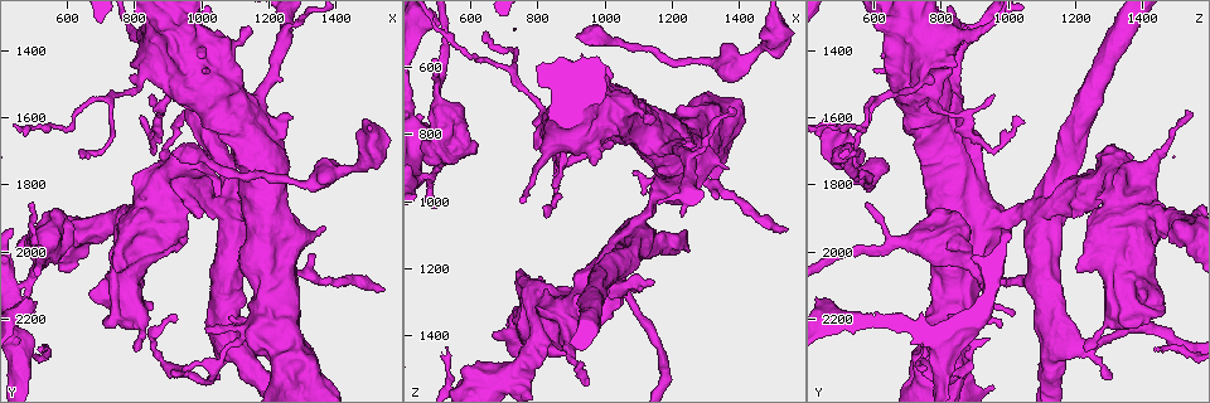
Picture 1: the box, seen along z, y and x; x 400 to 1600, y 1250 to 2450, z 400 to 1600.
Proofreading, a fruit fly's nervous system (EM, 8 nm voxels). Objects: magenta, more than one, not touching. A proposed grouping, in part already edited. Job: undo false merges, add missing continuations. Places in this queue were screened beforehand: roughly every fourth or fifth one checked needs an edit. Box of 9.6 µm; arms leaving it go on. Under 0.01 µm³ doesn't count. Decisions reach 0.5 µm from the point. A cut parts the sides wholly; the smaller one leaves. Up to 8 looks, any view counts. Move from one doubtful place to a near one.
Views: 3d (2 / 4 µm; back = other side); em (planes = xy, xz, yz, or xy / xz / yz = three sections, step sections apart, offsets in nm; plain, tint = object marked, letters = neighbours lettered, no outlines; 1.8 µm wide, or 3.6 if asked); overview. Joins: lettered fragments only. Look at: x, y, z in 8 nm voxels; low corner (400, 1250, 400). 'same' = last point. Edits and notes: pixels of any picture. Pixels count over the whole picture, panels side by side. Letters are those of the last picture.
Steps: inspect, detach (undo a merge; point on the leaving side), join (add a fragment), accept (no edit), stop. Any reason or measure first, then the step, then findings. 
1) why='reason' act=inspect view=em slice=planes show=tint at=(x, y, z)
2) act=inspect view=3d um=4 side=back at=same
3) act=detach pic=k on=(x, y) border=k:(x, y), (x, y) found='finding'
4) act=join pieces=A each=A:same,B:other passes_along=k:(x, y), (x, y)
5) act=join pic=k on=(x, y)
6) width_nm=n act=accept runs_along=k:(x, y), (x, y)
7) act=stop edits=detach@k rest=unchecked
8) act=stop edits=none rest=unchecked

act=inspect view=3d um=4 at=(910, 1700, 510)

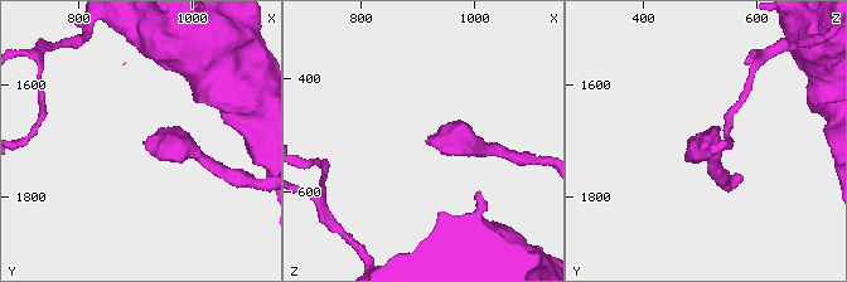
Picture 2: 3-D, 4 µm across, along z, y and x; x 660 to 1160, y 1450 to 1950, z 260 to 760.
act=inspect view=em slice=xz step=16 show=tint at=(915, 1705, 515)

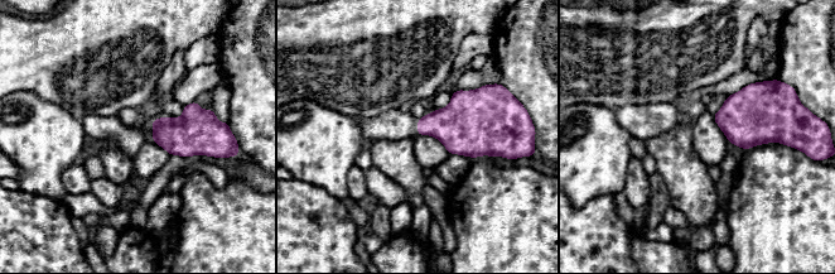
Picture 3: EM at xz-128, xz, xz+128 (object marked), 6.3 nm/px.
why='cut it another way' act=inspect view=em slice=planes show=letters at=same

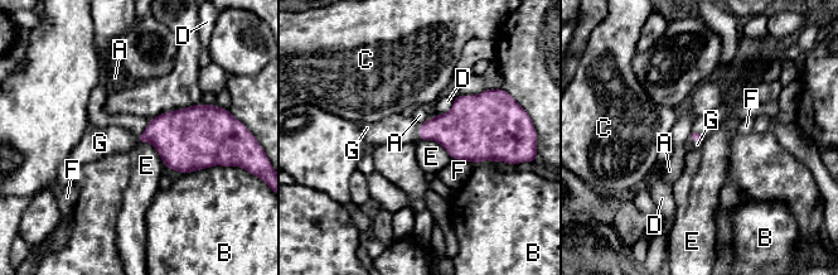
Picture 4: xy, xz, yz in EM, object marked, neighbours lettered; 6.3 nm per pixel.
act=join pieces=G each=A:other,B:other,C:other,D:other,E:other,F:other,G:same found='the cell continues'

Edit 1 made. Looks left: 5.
why='redraw' act=inspect view=overview

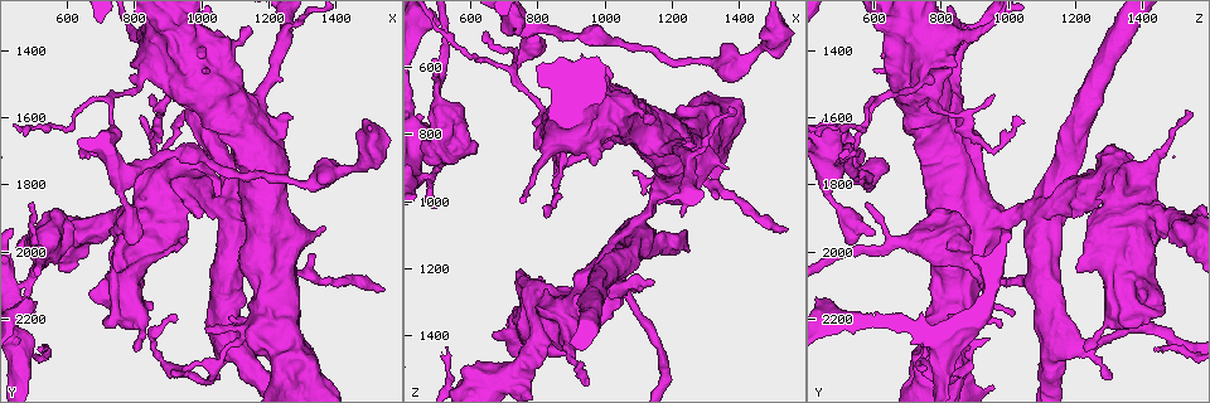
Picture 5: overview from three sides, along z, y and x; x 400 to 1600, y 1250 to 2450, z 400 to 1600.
why='branch stops here' act=inspect view=em slice=planes show=plain at=(1360, 1800, 530)

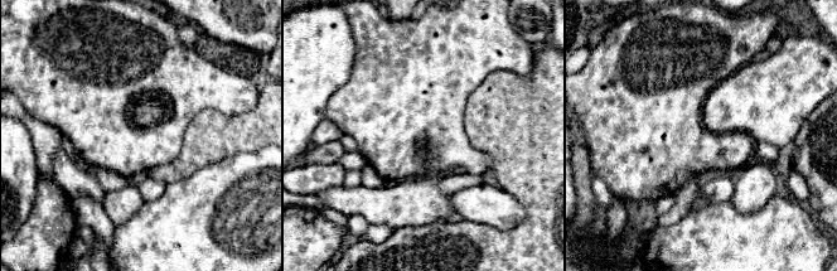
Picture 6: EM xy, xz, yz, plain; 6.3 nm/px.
why='where the object lies' act=inspect view=em slice=planes show=tint at=same

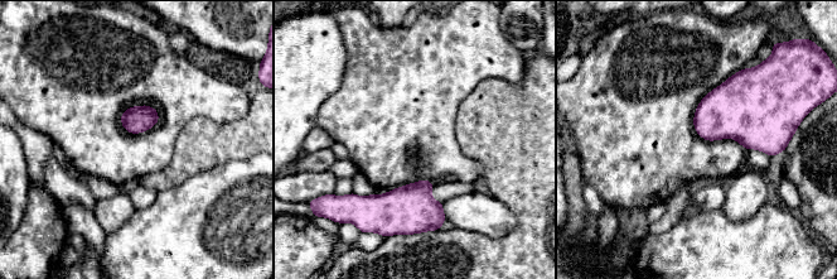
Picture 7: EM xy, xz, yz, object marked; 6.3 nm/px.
why='what lies round it' act=inspect view=em slice=planes show=letters at=same

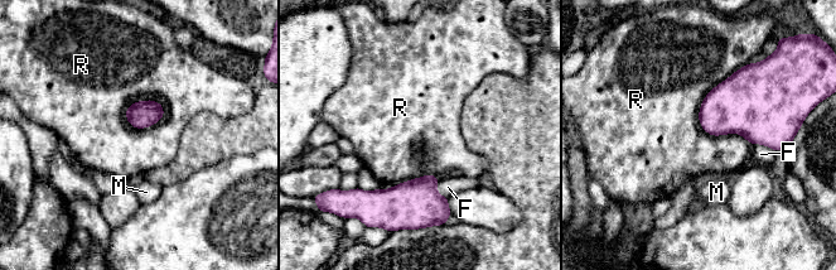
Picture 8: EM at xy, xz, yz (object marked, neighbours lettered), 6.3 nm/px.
width_nm=180 act=accept each=F:other,M:other,R:other found='no lettered fragment goes on from it'

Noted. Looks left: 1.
act=stop edits=join@4 rest=unchecked

